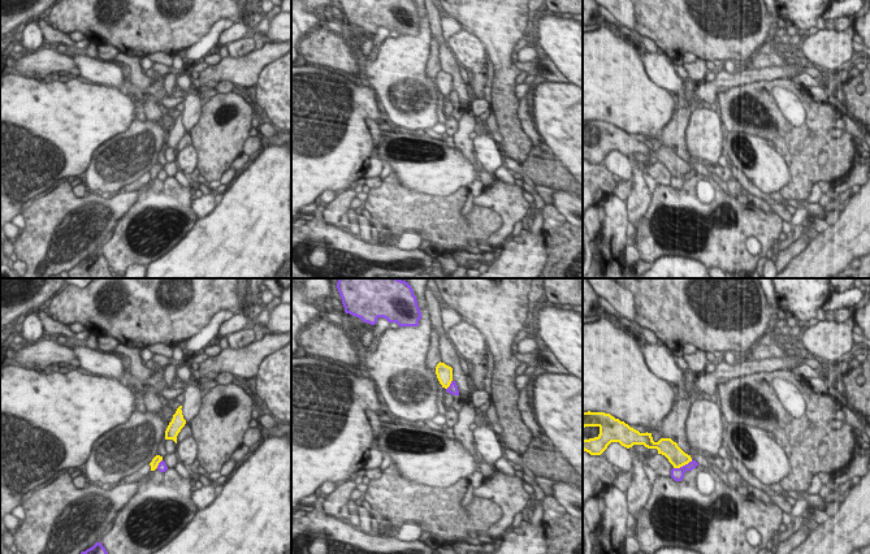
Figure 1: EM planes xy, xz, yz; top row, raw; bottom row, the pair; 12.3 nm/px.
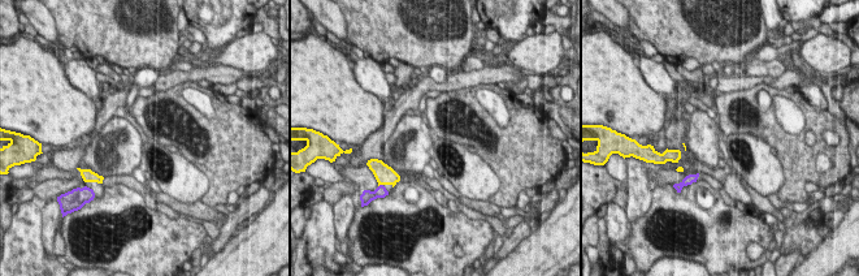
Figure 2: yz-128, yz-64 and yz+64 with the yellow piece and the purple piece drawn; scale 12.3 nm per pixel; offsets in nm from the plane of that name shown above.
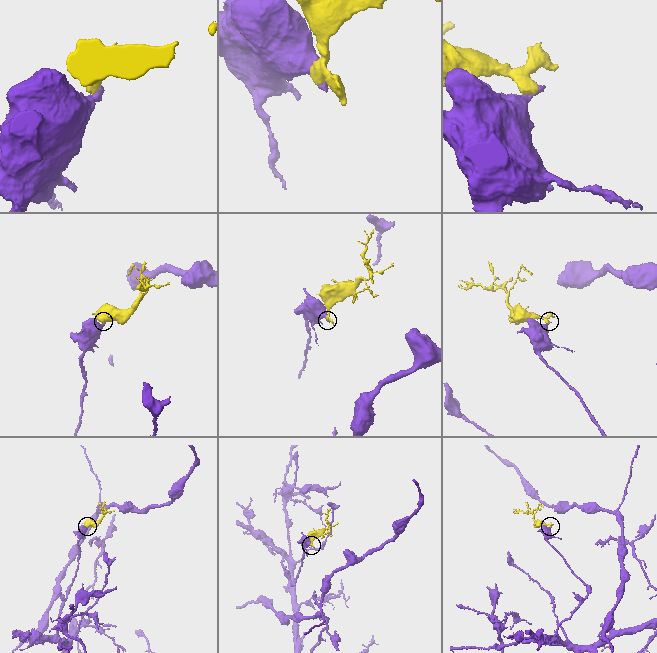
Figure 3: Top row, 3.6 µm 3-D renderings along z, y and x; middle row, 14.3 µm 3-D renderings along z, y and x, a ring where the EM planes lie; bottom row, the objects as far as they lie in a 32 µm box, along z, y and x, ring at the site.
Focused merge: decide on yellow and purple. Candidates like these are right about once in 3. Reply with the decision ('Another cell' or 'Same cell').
Another cell

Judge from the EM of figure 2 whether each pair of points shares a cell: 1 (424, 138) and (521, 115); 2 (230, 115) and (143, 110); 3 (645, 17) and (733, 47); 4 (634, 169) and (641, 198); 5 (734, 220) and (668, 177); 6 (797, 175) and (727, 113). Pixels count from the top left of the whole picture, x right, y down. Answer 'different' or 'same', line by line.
1: different
2: same
3: same
4: same
5: different
6: same

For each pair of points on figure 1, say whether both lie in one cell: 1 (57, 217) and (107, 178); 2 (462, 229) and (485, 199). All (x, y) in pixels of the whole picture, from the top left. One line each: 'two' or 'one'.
1: two
2: two

